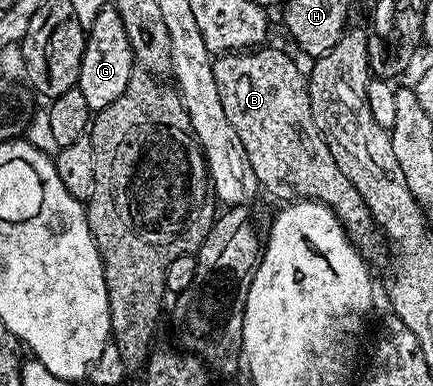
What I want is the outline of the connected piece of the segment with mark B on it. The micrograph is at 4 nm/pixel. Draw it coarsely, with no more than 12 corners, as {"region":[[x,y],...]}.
{"region":[[279,48],[213,63],[260,185],[381,241],[317,130],[308,77]]}

